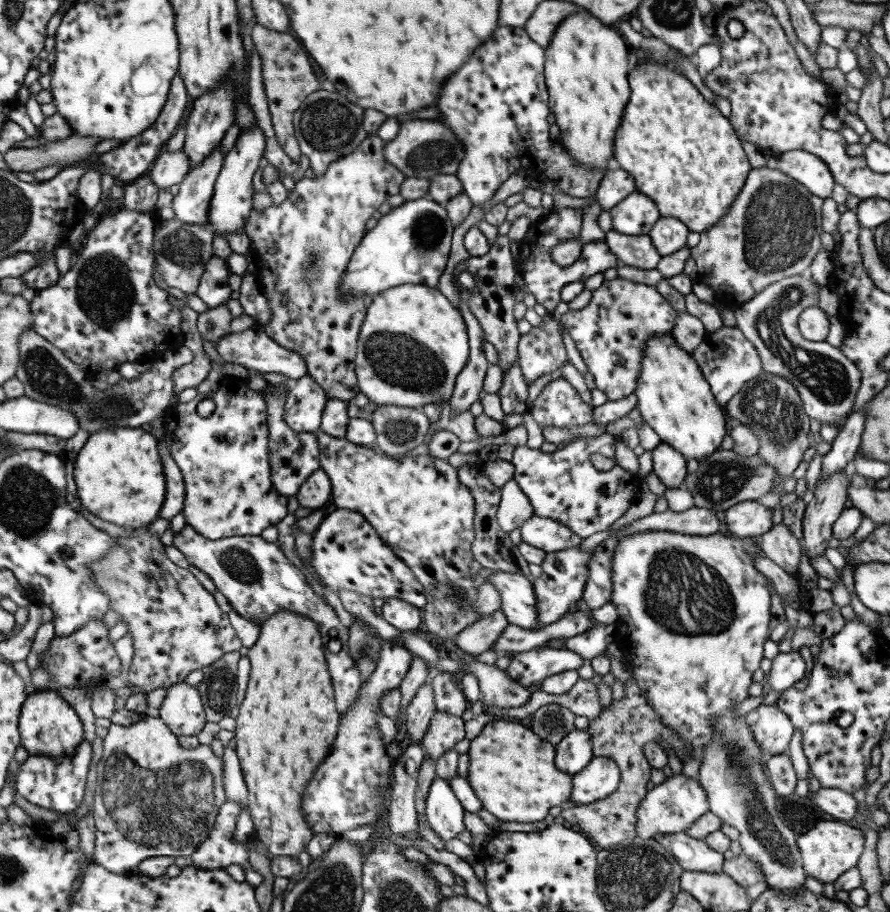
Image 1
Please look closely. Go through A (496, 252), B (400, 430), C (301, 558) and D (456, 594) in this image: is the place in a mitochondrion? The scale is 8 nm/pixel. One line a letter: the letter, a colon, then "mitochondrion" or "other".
A: other
B: mitochondrion
C: other
D: mitochondrion

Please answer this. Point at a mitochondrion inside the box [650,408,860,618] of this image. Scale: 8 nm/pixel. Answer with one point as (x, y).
(721, 480)

